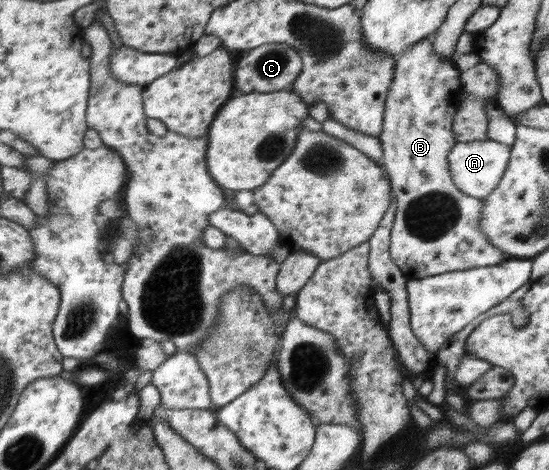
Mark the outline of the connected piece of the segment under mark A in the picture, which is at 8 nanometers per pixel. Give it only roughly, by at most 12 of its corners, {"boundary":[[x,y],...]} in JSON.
{"boundary":[[456,142],[453,184],[483,201],[507,170],[510,145]]}

